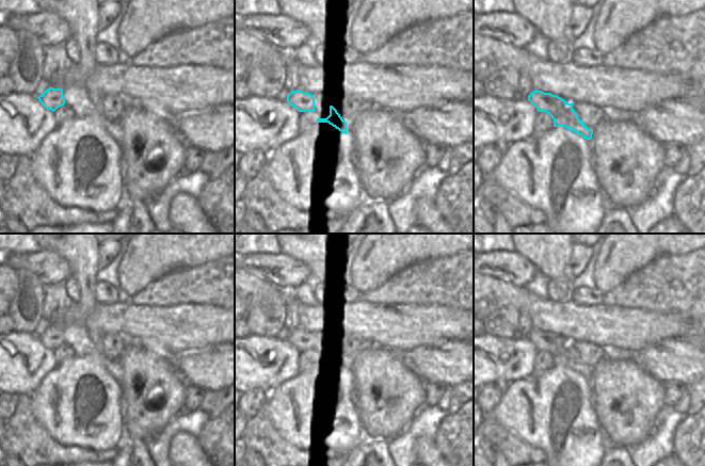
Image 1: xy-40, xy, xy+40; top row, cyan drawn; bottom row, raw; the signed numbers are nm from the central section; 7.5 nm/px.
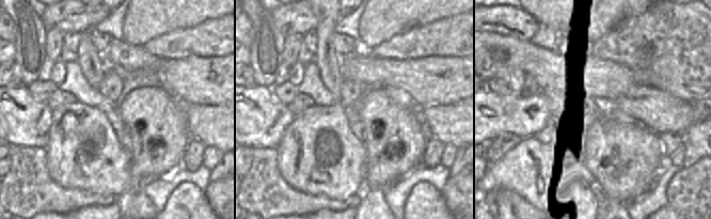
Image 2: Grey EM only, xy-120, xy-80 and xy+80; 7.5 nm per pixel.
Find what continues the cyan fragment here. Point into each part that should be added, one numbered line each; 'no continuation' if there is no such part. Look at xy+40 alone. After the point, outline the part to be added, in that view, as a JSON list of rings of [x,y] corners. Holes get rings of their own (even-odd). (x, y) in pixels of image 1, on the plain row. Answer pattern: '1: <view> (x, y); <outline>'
no continuation

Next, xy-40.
no continuation

